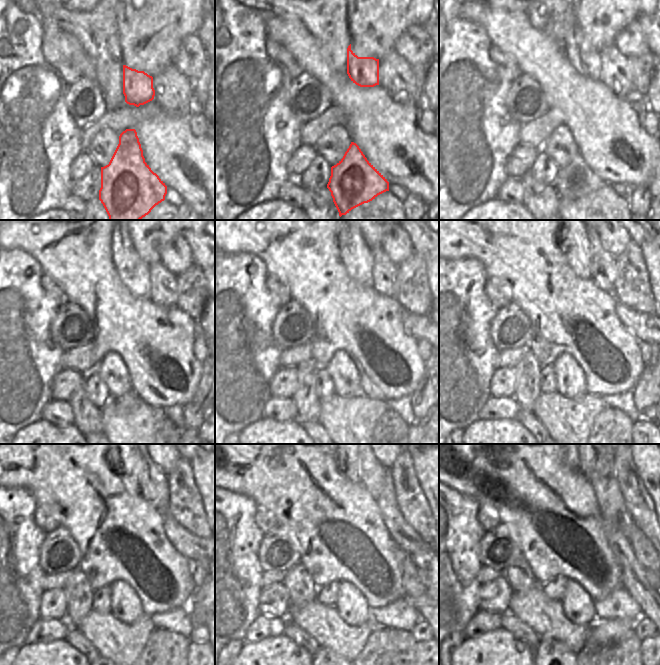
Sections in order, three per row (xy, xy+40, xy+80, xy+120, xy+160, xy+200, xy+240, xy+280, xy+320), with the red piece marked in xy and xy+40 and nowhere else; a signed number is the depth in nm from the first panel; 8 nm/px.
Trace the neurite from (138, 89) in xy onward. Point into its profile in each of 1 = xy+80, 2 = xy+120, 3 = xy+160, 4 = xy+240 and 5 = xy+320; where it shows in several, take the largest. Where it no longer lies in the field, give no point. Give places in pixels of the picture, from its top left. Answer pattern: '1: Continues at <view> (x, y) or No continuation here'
1: Continues at xy+80 (587, 63)
2: Continues at xy+120 (133, 272)
3: Continues at xy+160 (355, 255)
4: Continues at xy+240 (125, 464)
5: Continues at xy+320 (573, 464)

